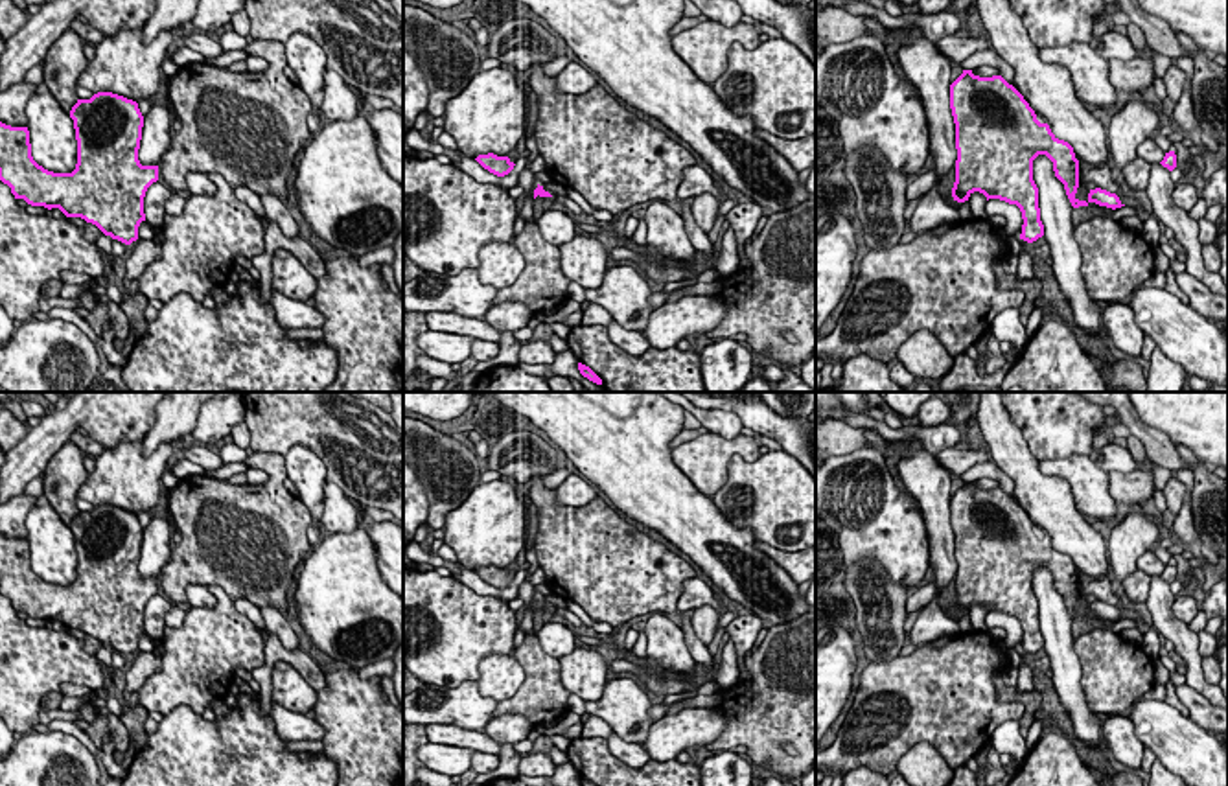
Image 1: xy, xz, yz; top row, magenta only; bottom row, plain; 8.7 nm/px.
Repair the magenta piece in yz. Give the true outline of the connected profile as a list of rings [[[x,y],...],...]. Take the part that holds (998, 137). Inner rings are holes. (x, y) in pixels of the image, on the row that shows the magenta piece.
[[[963,70],[950,85],[950,109],[957,149],[954,201],[965,202],[979,191],[987,201],[1016,204],[1024,219],[1020,239],[1033,243],[1044,236],[1033,160],[1046,155],[1072,206],[1088,206],[1075,197],[1079,160],[1073,147],[1040,123],[1024,96],[1002,75],[979,77]]]

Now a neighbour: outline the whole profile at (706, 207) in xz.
[[[700,193],[694,197],[690,212],[694,215],[696,225],[703,232],[711,232],[714,228],[714,223],[718,219],[716,217],[718,208],[720,208],[720,201],[711,193]]]

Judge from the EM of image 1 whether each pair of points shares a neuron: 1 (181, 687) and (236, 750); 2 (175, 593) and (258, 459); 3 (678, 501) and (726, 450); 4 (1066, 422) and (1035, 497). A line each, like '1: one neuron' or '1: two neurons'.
1: two neurons
2: one neuron
3: two neurons
4: two neurons

